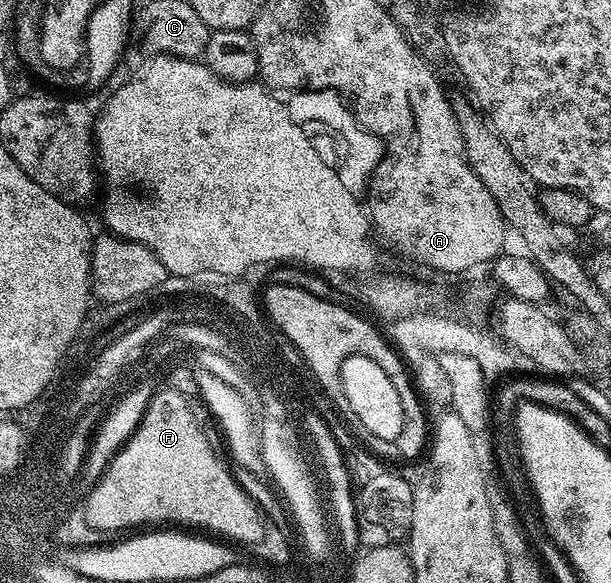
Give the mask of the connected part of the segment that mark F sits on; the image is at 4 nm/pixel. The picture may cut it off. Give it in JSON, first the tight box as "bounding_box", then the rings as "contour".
{"bounding_box":[85,386,261,545],"contour":[[[172,386],[169,390],[157,393],[147,408],[140,436],[136,436],[131,448],[115,456],[98,483],[86,493],[85,515],[89,522],[113,526],[140,521],[151,525],[177,518],[191,522],[193,526],[216,529],[221,538],[235,540],[231,542],[238,542],[240,545],[244,545],[247,540],[255,540],[255,515],[261,512],[258,504],[244,495],[242,486],[235,481],[232,469],[219,464],[218,454],[211,450],[209,441],[203,440],[203,432],[195,421],[195,412],[186,398],[178,392],[178,387]]]}

